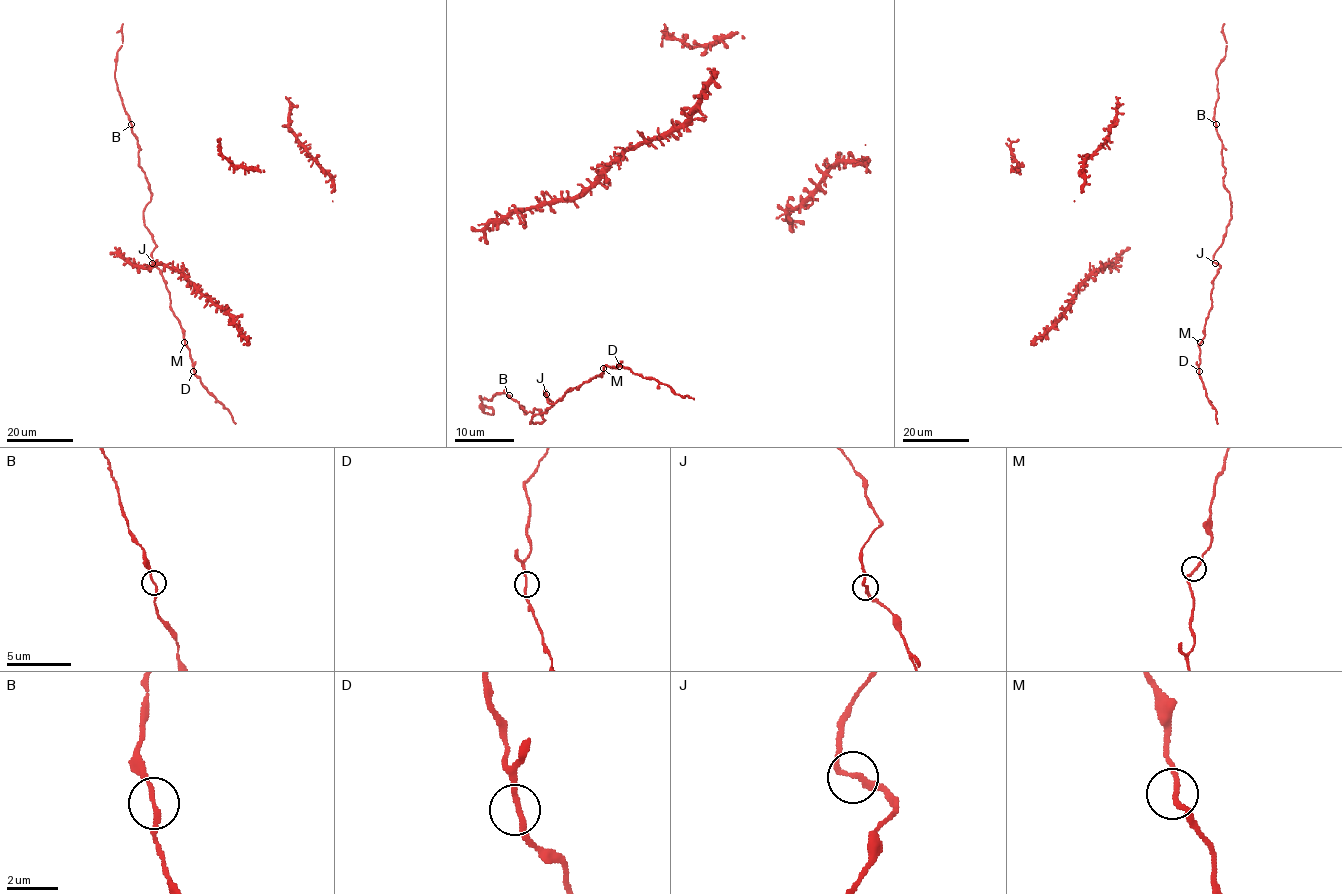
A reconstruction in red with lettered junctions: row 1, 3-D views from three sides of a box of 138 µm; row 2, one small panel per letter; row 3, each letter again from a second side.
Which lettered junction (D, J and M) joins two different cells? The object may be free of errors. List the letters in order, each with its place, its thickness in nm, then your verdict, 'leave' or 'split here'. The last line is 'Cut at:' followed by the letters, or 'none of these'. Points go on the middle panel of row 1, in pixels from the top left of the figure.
D: place (619, 366); calibre 190 nm; leave
J: place (546, 394); calibre 190 nm; leave
M: place (603, 368); calibre 190 nm; leave
Cut at: none of these

